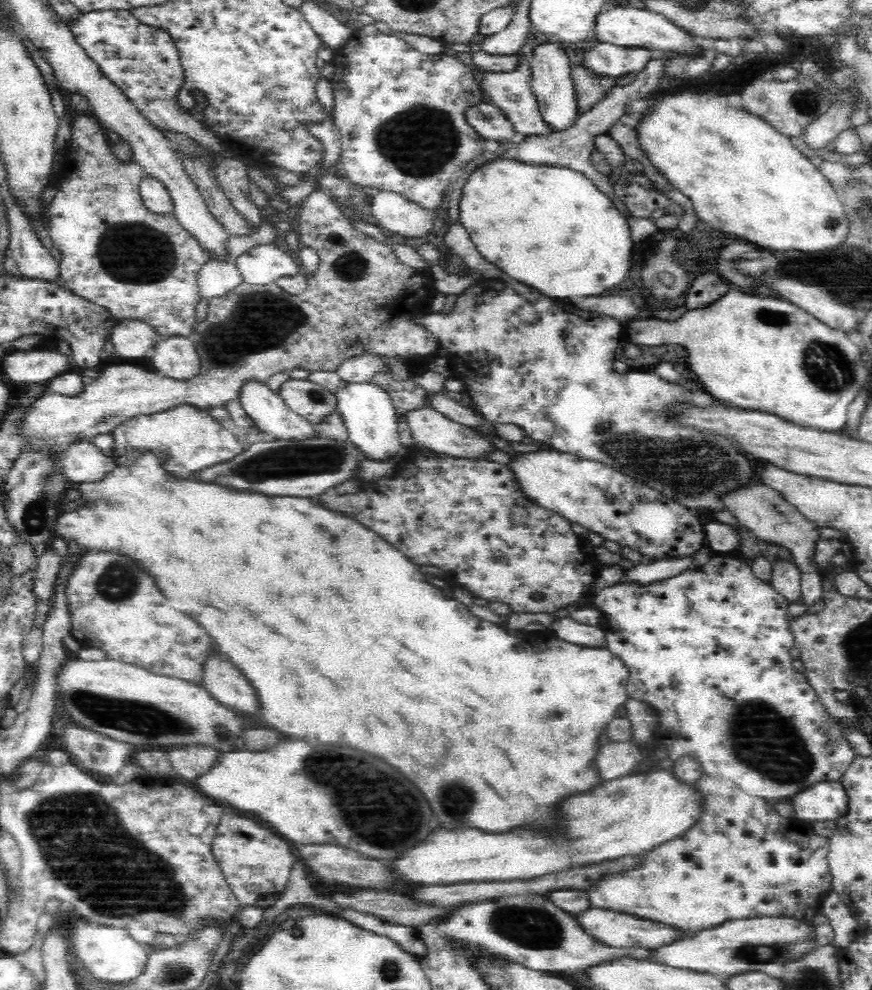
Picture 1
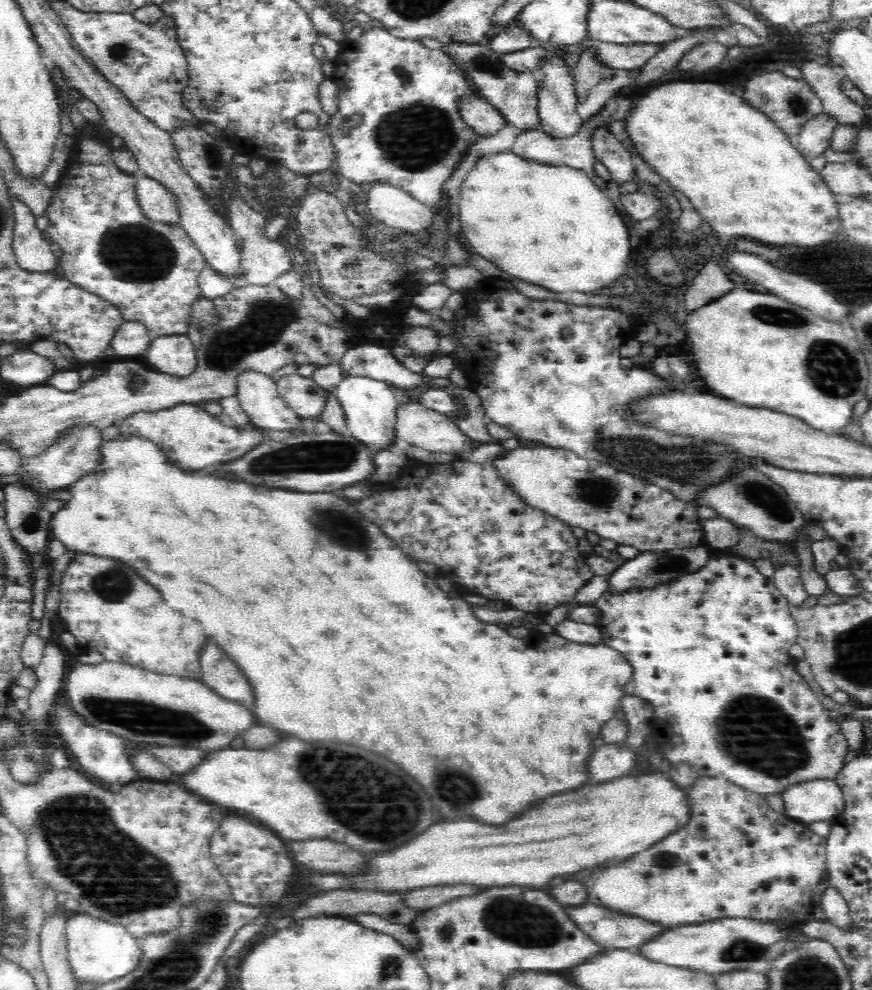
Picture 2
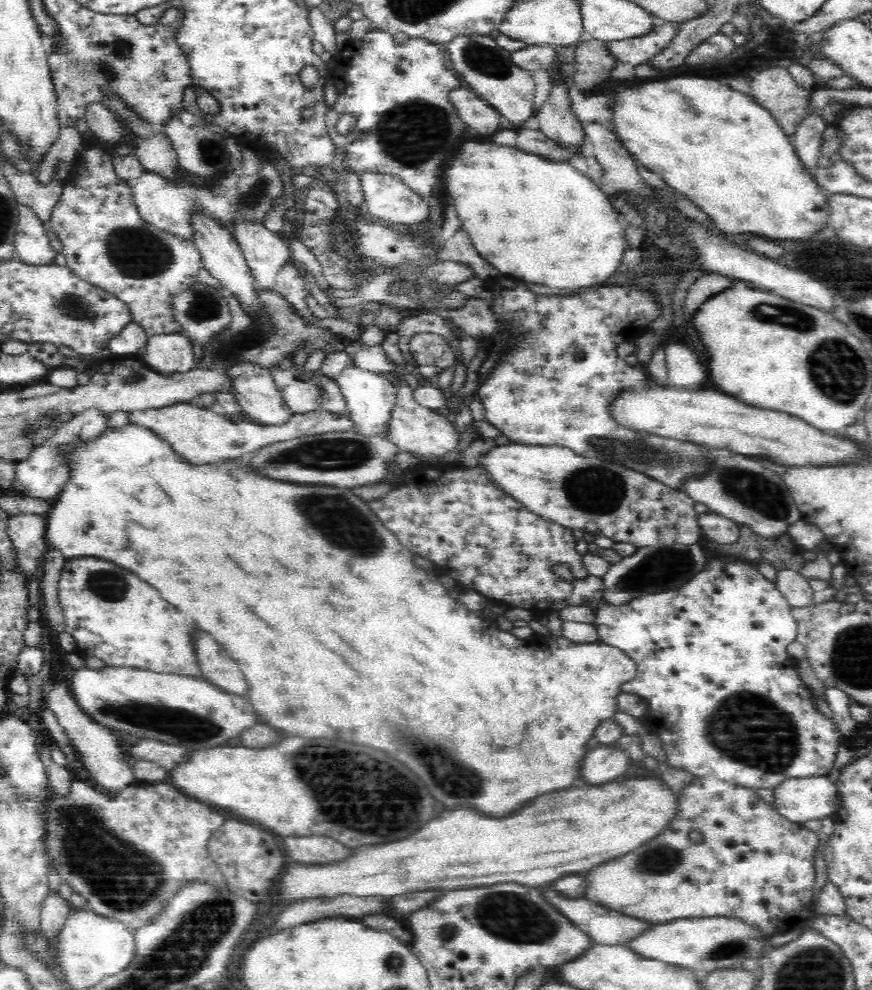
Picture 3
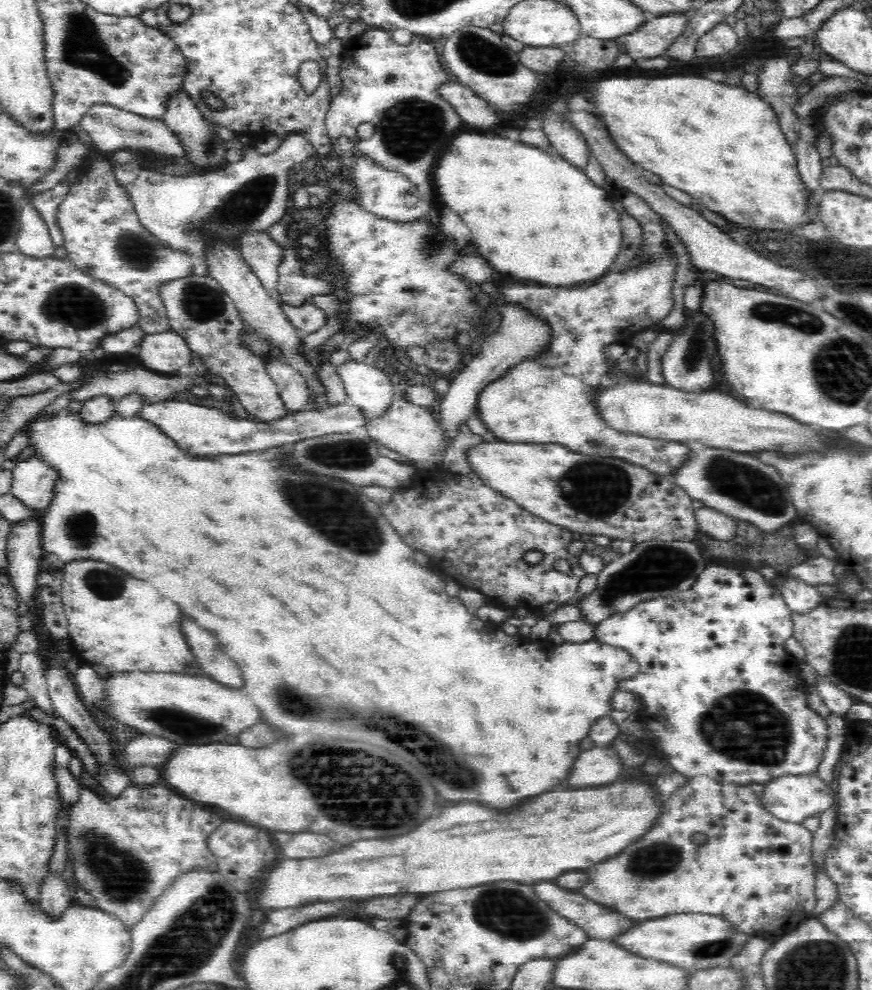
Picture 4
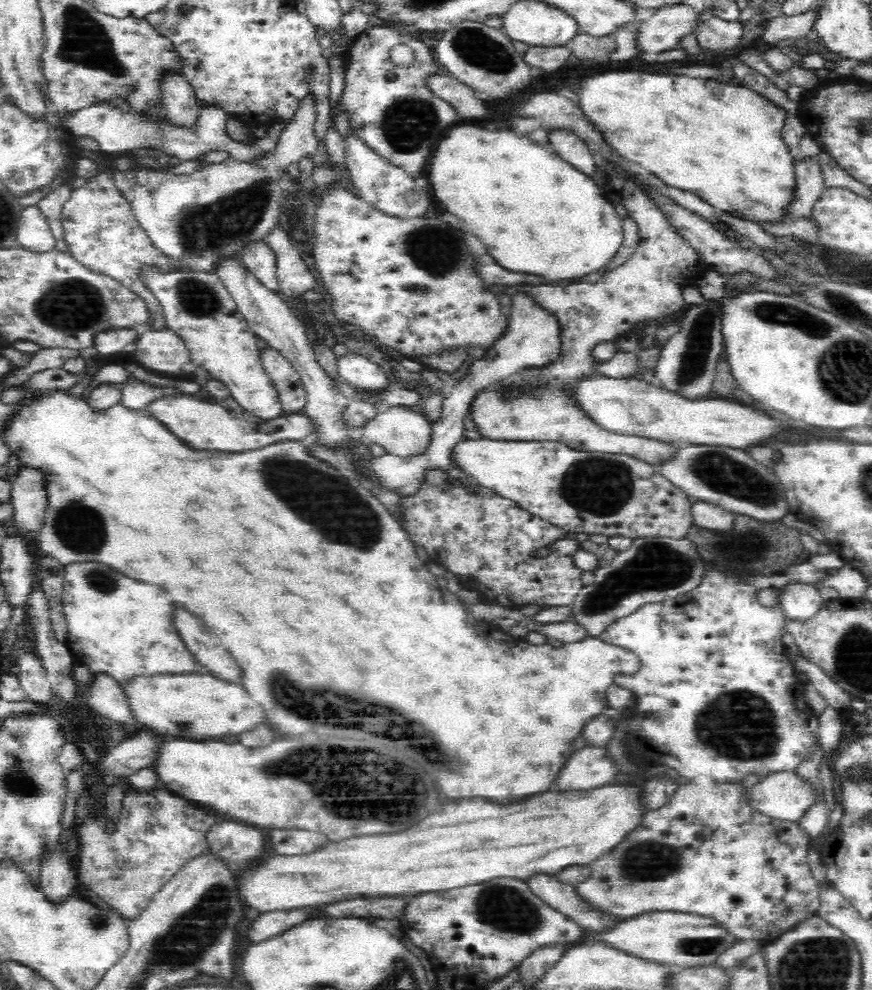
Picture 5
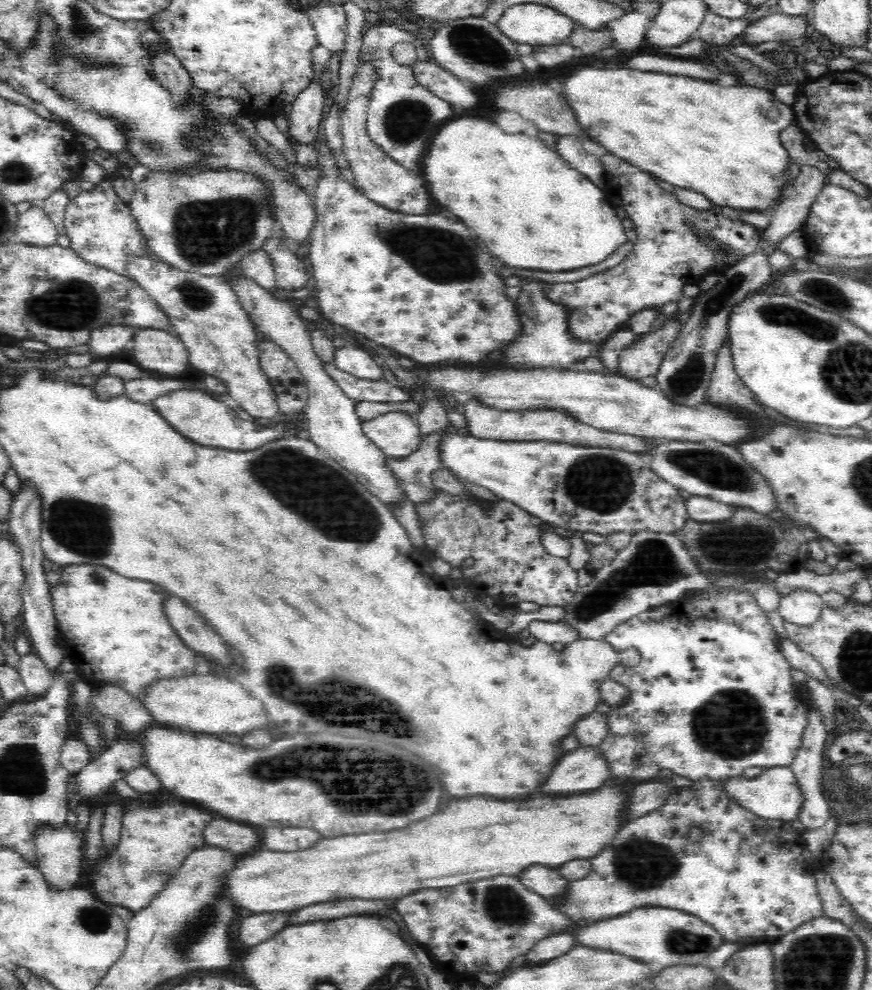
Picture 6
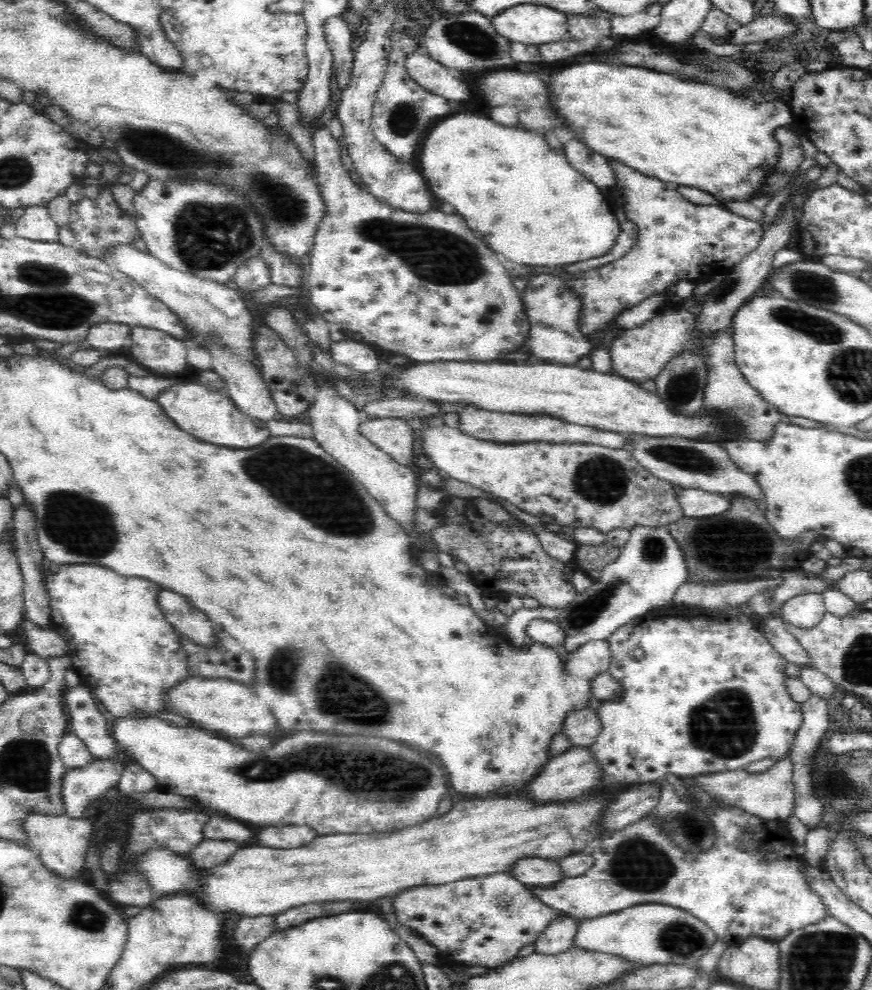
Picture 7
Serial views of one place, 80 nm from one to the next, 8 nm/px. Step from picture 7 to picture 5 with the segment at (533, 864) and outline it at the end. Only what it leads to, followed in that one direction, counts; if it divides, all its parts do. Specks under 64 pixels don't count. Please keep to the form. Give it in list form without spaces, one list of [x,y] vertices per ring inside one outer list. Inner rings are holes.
[[[532,875],[528,880],[531,891],[554,910],[570,917],[585,932],[596,932],[614,926],[618,916],[604,914],[588,904],[575,889],[575,885],[560,882],[556,876]]]

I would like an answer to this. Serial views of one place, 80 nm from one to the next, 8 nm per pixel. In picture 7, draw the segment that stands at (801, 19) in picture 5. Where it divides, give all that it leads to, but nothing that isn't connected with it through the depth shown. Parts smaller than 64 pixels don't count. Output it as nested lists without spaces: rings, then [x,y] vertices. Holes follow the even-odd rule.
[[[768,14],[764,17],[756,16],[753,22],[740,26],[732,36],[719,43],[730,42],[732,44],[746,45],[753,42],[764,42],[771,38],[790,37],[797,34],[797,21],[793,18],[785,20],[780,14]]]

